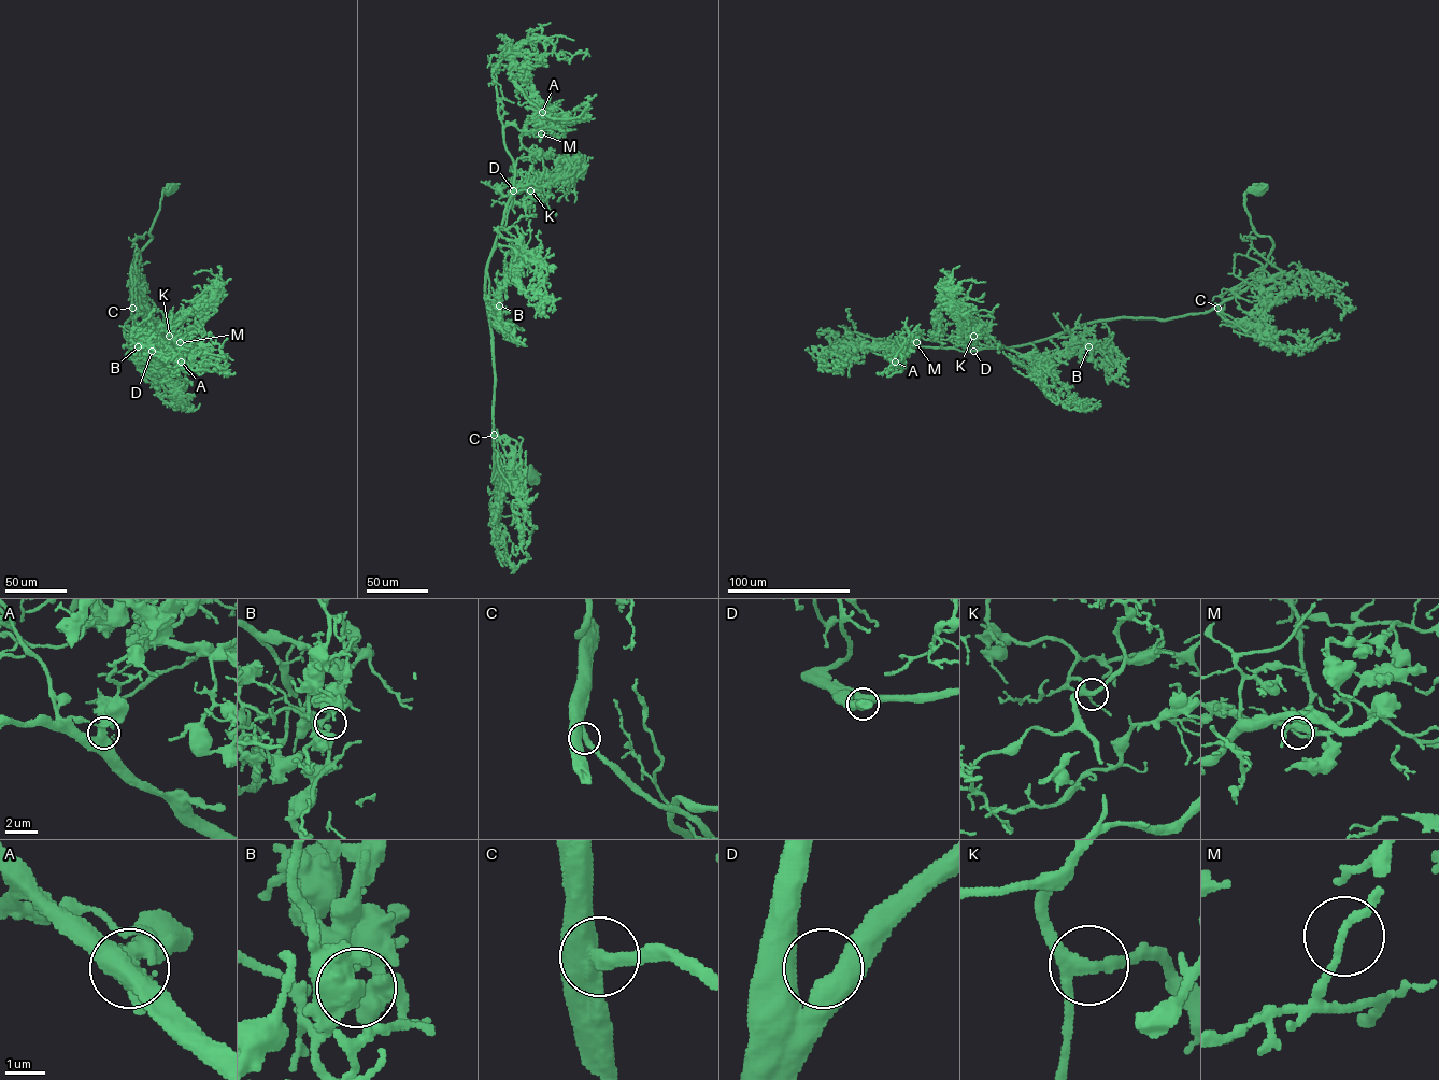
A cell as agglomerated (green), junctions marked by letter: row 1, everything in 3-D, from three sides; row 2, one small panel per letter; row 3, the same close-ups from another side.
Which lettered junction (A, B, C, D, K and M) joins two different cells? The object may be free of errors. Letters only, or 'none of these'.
A

